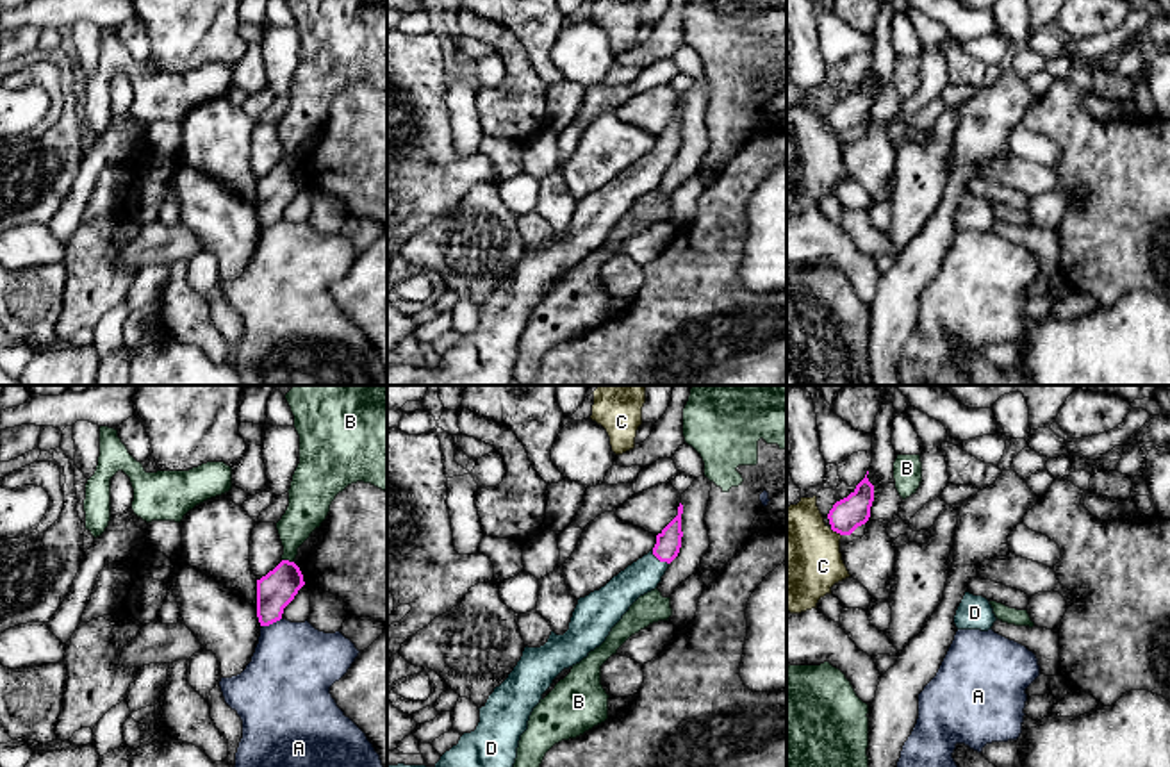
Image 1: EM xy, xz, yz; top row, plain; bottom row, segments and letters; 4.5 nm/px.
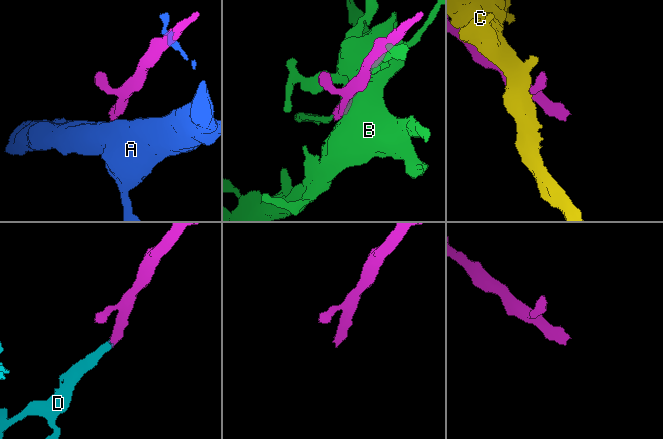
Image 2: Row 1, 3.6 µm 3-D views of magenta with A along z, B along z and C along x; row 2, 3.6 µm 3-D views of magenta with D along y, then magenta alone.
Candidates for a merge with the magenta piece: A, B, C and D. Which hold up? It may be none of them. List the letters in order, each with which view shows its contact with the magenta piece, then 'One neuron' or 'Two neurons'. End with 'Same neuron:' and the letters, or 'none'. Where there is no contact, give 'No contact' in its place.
A: Touches magenta in xy. Two neurons
B: Touches magenta in xy. Two neurons
C: Touches magenta in yz. Two neurons
D: Touches magenta in xz. One neuron
Same neuron: D

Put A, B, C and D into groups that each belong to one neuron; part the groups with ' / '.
A / B / C / D

